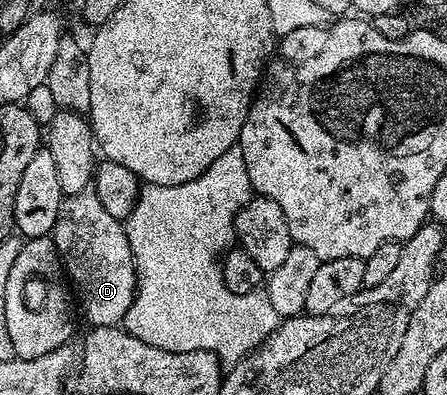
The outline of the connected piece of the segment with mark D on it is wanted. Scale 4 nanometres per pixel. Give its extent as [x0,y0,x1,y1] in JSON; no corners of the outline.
[50,191,136,326]

